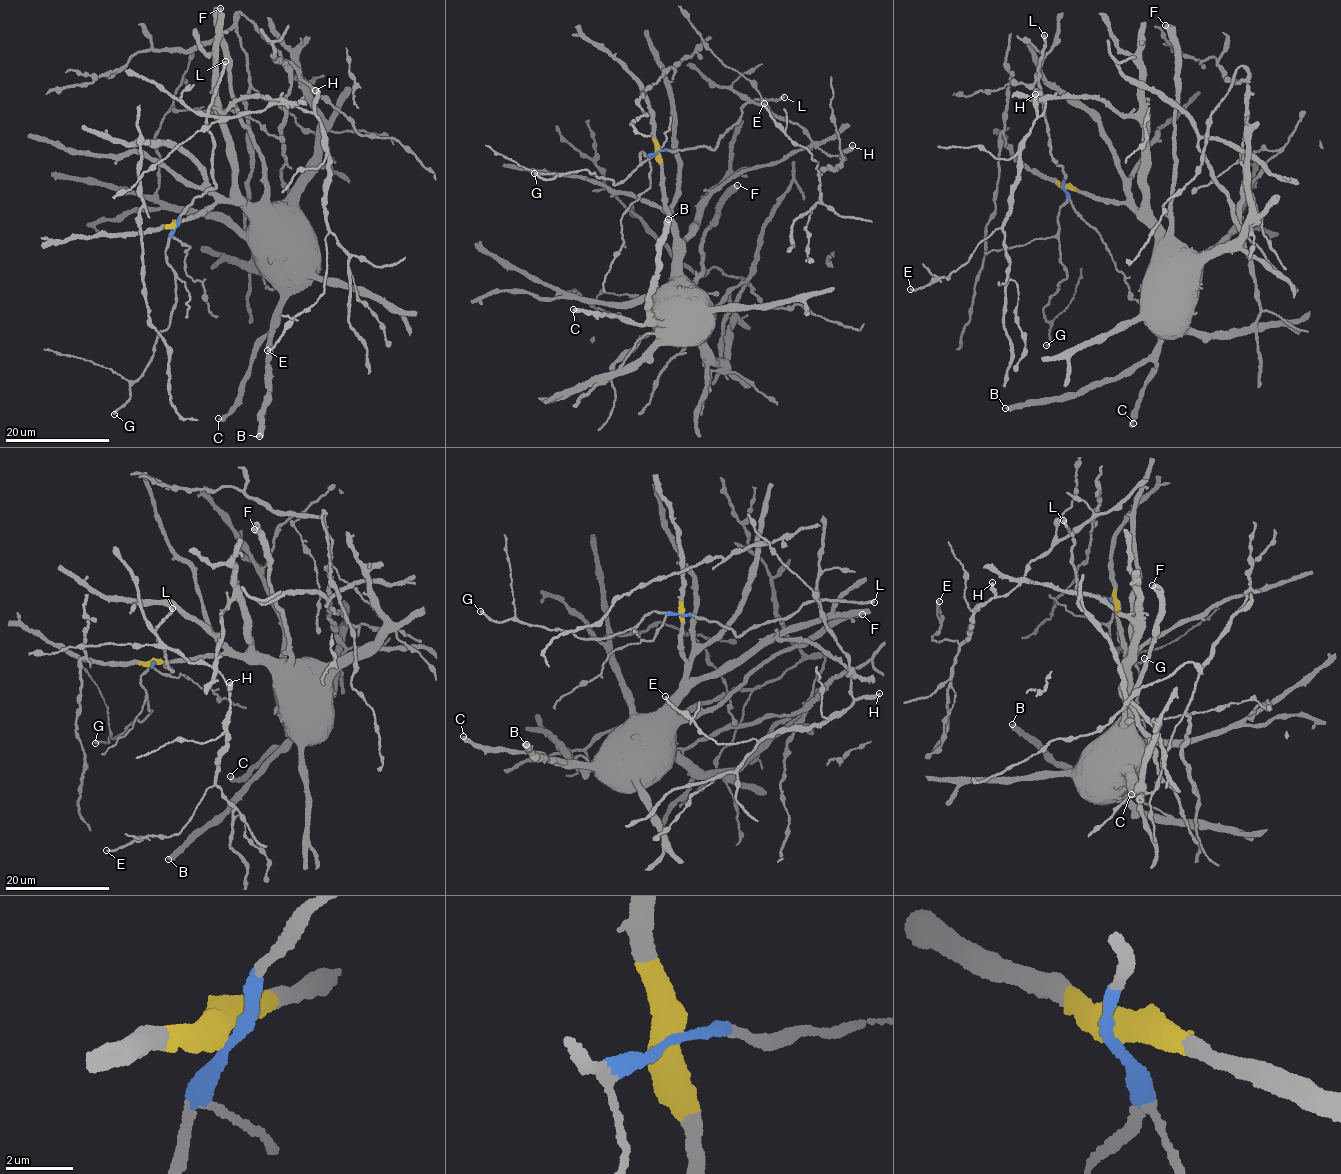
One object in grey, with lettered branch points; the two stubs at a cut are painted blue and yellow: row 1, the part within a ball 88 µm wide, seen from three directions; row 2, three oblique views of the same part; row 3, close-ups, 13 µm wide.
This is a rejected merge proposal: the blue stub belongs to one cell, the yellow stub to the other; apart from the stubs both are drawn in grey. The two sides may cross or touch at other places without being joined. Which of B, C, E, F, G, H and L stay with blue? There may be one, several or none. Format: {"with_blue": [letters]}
{"with_blue": ["G", "L"]}

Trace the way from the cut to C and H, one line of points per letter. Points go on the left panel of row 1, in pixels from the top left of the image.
C: (174, 226), (220, 199), (231, 201), (253, 217), (256, 254), (280, 294), (240, 400), (218, 418)
H: (174, 226), (219, 199), (232, 197), (233, 167), (221, 113), (238, 101), (263, 97), (312, 112), (316, 89)

